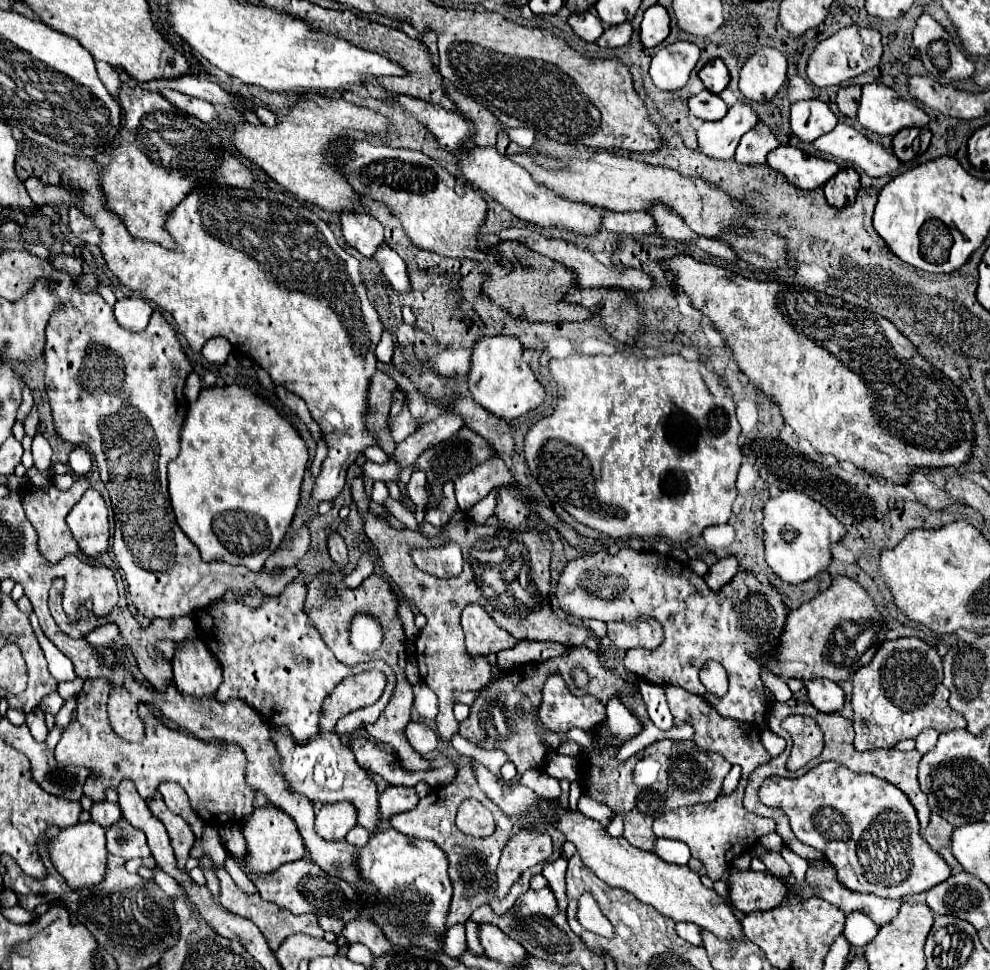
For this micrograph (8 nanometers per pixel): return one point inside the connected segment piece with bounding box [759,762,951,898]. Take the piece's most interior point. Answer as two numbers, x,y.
900,863

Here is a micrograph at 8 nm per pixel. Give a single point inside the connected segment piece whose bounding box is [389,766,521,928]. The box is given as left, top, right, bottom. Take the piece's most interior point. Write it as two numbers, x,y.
433,818

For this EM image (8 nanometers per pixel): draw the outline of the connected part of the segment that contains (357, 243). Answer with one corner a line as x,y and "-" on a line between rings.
341,214
343,236
351,248
371,258
383,242
383,226
371,214

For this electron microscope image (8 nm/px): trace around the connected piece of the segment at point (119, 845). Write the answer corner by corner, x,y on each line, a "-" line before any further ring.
123,818
115,822
111,828
107,828
107,852
117,854
125,860
151,856
149,846
145,842
145,834
141,830
135,830

